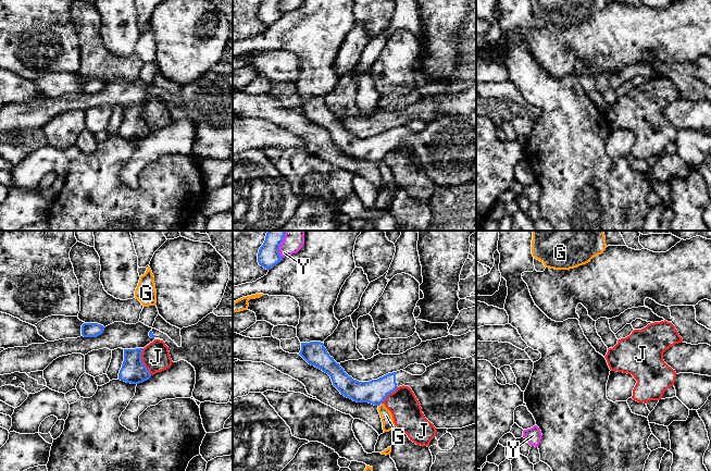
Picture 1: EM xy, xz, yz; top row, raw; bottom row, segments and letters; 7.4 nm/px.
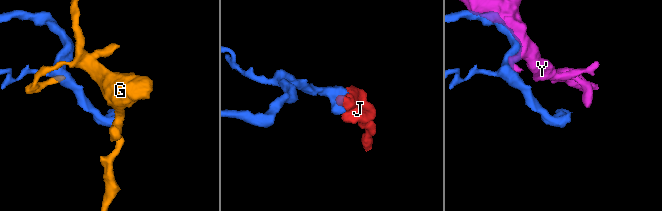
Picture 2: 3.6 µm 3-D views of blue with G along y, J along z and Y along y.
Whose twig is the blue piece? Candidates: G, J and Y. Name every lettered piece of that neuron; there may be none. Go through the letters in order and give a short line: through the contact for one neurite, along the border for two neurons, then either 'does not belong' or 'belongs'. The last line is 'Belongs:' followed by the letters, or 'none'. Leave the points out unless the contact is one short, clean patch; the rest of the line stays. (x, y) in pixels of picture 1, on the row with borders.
G: line xz (382, 403), (378, 406); does not belong
J: line xy (142, 348), (141, 362), (151, 374); does not belong
Y: does not belong
Belongs: none

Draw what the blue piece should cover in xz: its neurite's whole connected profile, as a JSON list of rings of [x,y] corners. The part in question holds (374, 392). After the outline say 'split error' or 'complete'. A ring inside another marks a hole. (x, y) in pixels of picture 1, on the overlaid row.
[[[321,342],[301,343],[299,355],[309,364],[327,373],[340,394],[353,401],[379,406],[389,394],[404,385],[412,389],[425,418],[436,429],[462,429],[476,423],[476,355],[466,359],[440,360],[427,367],[422,375],[412,375],[400,370],[370,382],[359,382],[349,376],[340,364],[329,356]]]; split error

